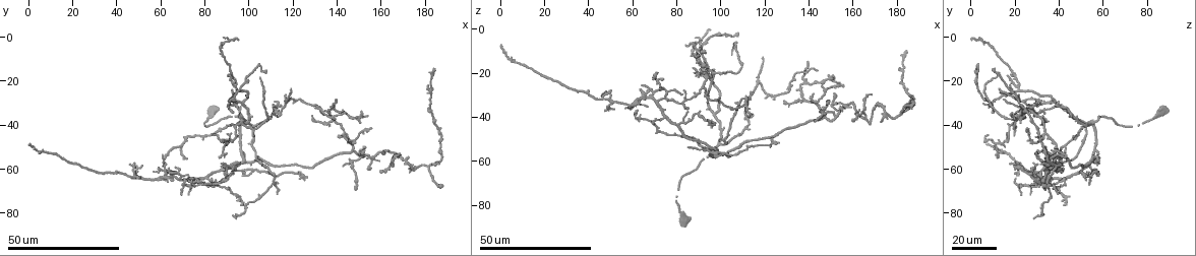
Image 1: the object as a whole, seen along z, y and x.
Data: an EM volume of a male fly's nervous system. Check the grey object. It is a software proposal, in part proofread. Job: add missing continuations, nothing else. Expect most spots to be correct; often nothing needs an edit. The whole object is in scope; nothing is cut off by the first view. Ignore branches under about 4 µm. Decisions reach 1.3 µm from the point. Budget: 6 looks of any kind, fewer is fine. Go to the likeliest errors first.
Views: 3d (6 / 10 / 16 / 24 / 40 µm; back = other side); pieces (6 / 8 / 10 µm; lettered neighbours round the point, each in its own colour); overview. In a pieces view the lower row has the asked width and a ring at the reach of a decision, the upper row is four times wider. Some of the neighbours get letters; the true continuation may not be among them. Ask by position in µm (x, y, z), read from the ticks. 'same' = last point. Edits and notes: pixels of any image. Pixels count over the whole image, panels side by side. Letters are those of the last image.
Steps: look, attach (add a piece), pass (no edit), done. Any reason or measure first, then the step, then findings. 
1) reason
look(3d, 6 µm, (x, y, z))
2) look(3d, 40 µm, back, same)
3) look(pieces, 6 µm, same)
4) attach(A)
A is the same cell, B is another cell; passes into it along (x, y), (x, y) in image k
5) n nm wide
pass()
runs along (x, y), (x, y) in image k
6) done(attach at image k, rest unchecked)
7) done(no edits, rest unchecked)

free end
look(3d, 40 µm, (139, 28, 15))

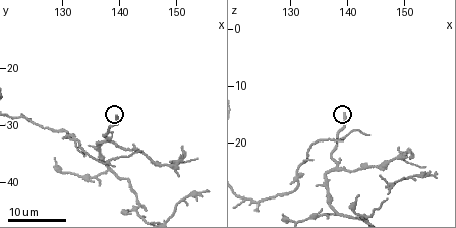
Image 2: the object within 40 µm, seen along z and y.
look(pieces, 8 µm, (139.5, 28.5, 14.5))

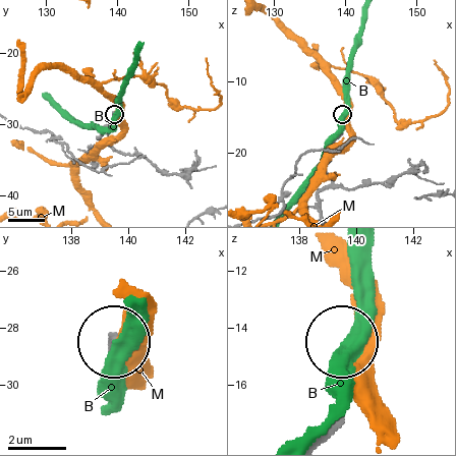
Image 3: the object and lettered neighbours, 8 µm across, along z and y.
200 nm wide
pass()
B and M are other cells; no lettered piece goes on from it

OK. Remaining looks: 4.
end of a long branch
look(3d, 24 µm, (184, 15, 11))

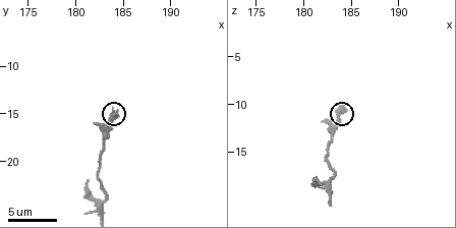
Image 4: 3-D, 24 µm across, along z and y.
look(pieces, 10 µm, (184.4, 14.6, 10.0))

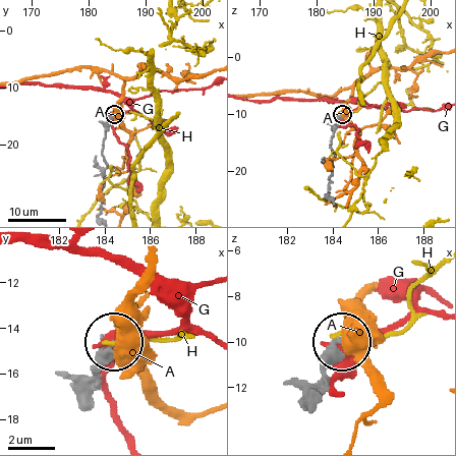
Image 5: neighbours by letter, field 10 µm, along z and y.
pass()
A, G and H are other cells; runs along (82, 397), (96, 361), (110, 346) in image 5; no lettered piece goes on from it

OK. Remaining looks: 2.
an open end
look(3d, 24 µm, (74, 68, 22))

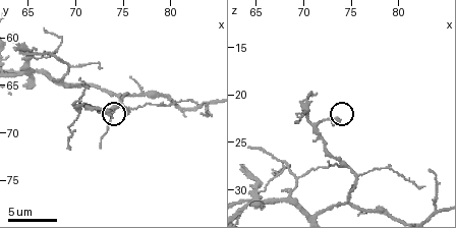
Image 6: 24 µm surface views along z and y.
what lies round it
look(pieces, 8 µm, (74.0, 68.4, 22.8))

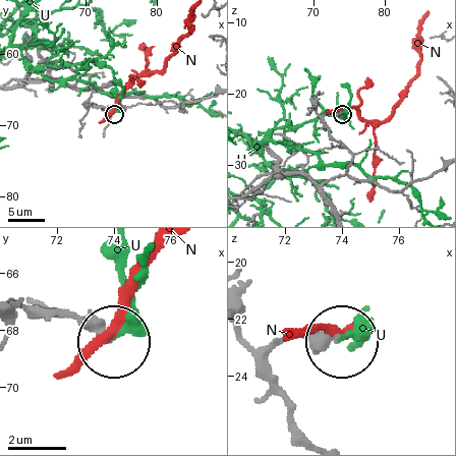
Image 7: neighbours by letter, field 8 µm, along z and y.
pass()
N and U are other cells; none of them fits

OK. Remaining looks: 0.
done(no edits, rest unchecked)

